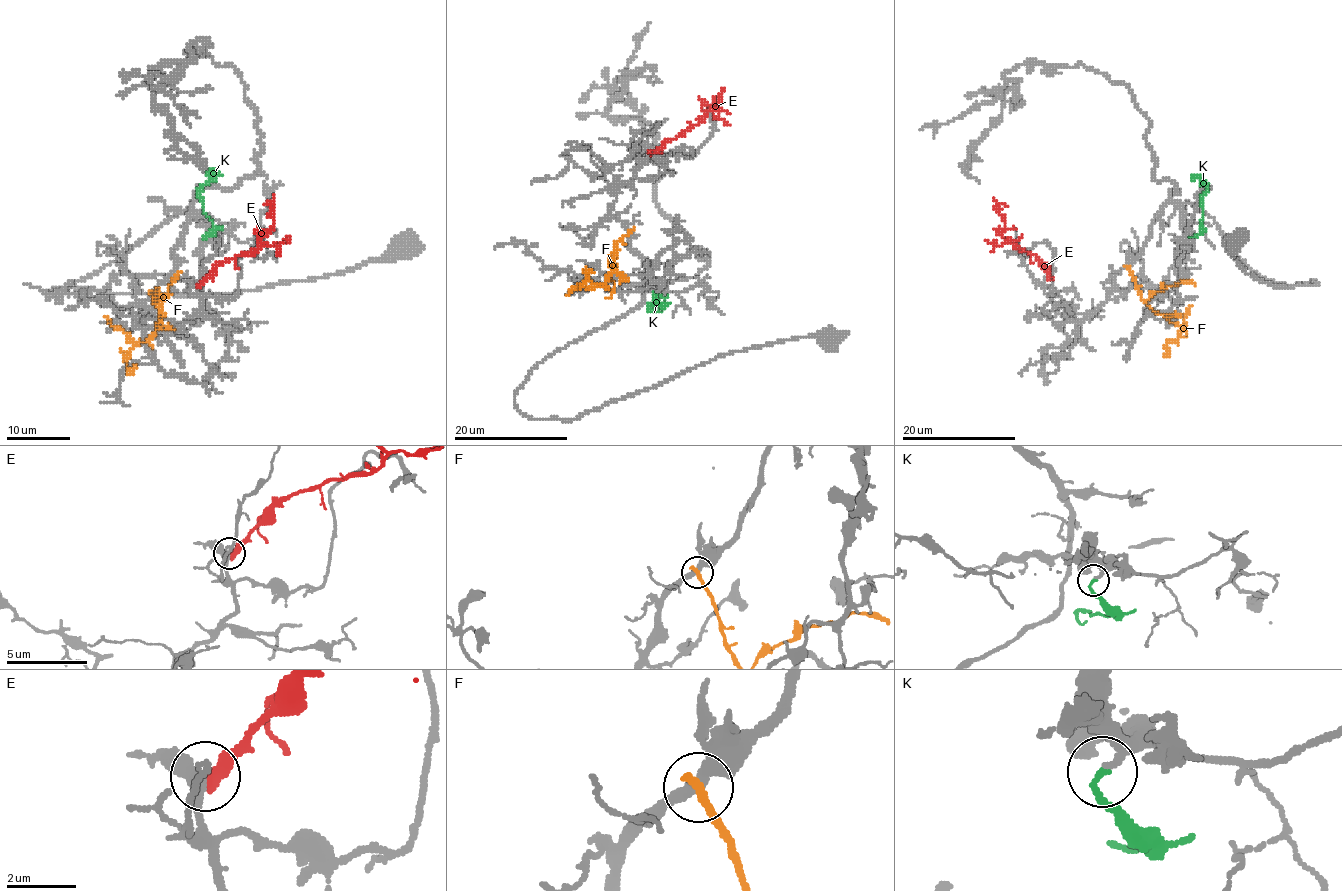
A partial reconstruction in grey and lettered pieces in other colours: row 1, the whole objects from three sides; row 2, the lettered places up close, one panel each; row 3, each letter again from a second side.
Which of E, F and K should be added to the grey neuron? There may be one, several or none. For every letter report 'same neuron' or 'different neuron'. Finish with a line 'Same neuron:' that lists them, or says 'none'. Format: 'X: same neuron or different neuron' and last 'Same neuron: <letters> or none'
E: different neuron
F: different neuron
K: same neuron
Same neuron: K

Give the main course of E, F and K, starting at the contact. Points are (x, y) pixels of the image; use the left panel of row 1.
E: (199, 285), (225, 261), (252, 254), (261, 245), (257, 240), (273, 229), (271, 202), (265, 205)
F: (177, 272), (159, 309), (159, 326), (137, 342), (125, 357), (125, 365), (130, 370), (133, 368), (132, 365)
K: (204, 238), (213, 224), (204, 211), (197, 190), (215, 174), (213, 170), (205, 176)

